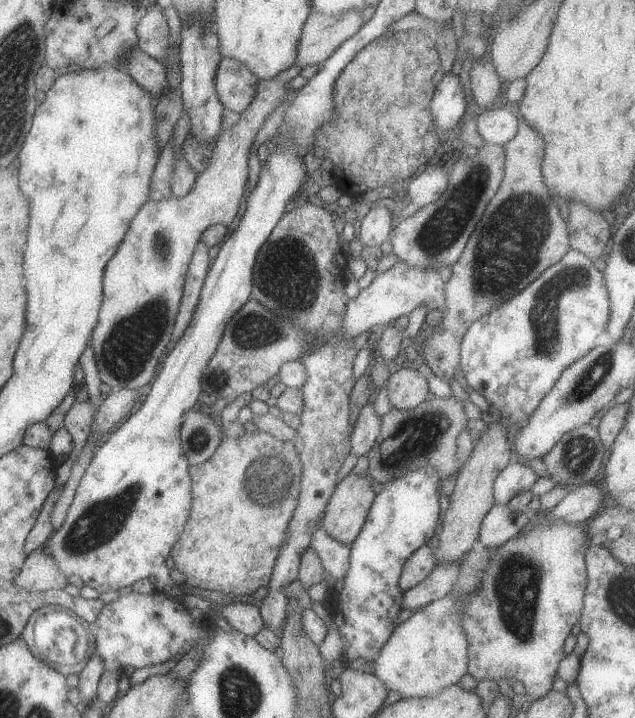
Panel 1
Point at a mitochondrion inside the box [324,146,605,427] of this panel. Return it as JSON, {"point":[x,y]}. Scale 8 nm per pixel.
{"point":[505,250]}

